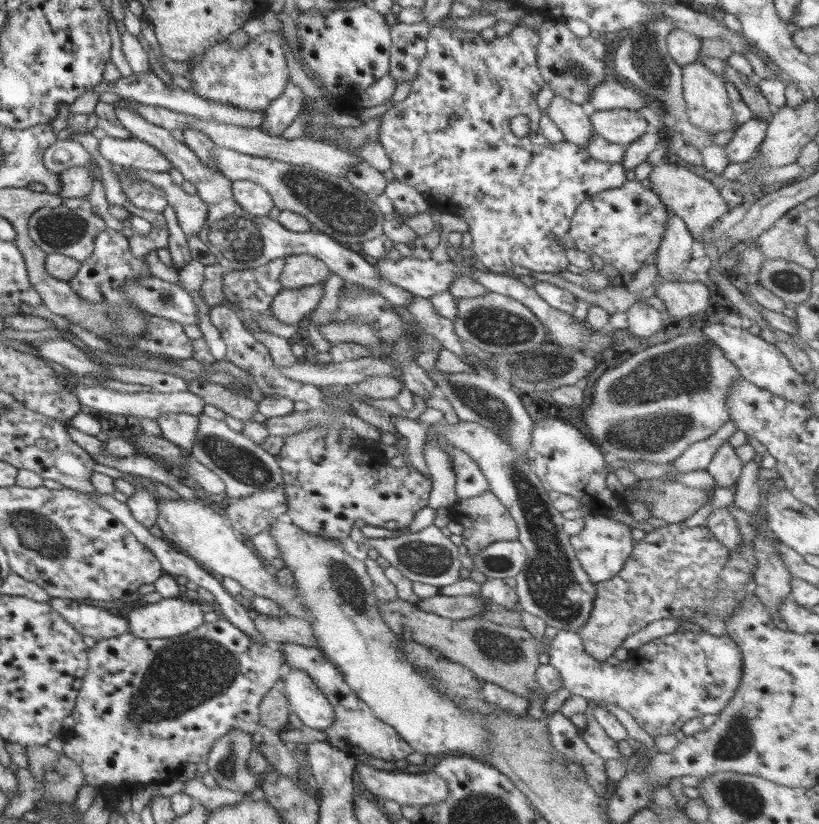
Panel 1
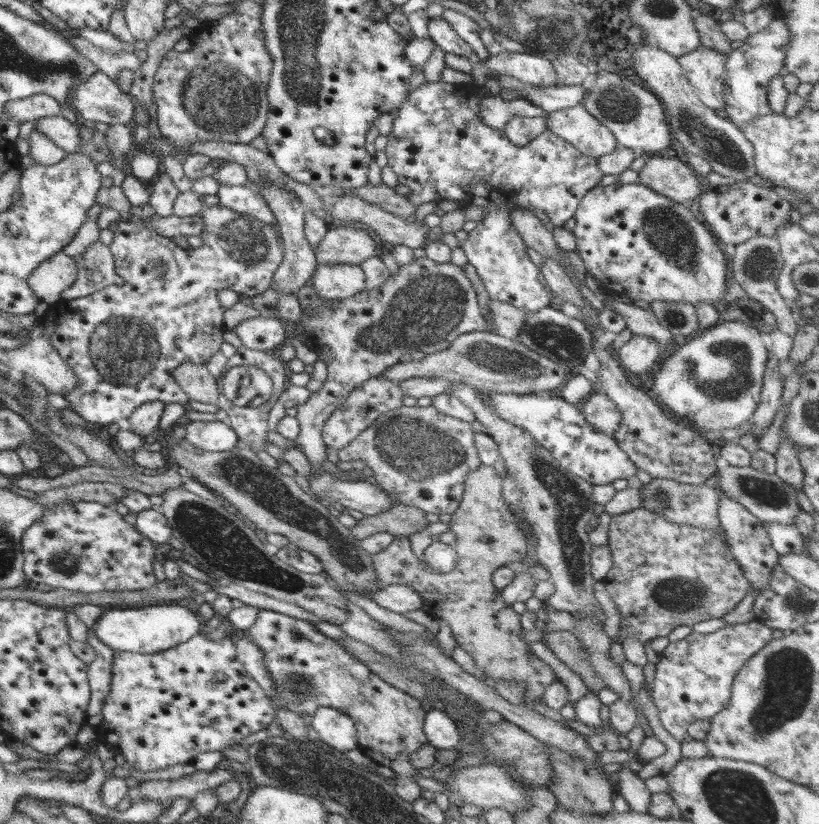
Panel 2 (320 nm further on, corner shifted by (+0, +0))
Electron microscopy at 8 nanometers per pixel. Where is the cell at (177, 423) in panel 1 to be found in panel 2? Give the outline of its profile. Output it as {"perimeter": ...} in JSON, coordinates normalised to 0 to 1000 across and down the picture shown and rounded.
{"perimeter":[[[232,511],[227,516],[227,536],[249,549],[275,549],[288,542],[289,527],[271,511]]]}

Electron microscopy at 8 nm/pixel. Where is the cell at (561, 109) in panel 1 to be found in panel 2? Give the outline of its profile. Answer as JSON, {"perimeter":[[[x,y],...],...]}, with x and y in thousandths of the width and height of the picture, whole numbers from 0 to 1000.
{"perimeter":[[[617,59],[608,66],[600,67],[591,74],[579,72],[574,76],[575,92],[586,108],[601,90],[623,91],[640,102],[665,106],[684,103],[672,73],[656,66],[640,66]]]}

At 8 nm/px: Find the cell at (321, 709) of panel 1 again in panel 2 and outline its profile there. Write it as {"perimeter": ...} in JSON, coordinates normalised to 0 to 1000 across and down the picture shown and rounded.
{"perimeter":[[[391,857],[381,871],[381,882],[388,890],[391,898],[400,905],[410,908],[413,913],[425,913],[437,907],[435,883],[424,867]]]}

